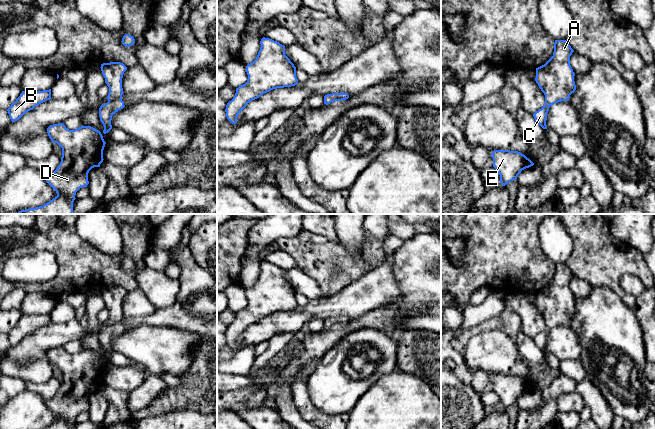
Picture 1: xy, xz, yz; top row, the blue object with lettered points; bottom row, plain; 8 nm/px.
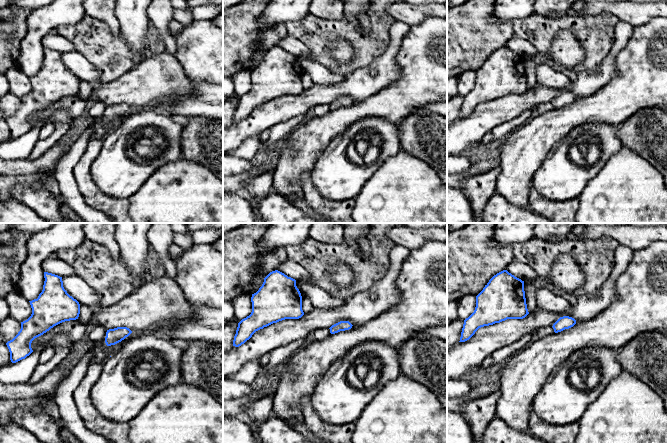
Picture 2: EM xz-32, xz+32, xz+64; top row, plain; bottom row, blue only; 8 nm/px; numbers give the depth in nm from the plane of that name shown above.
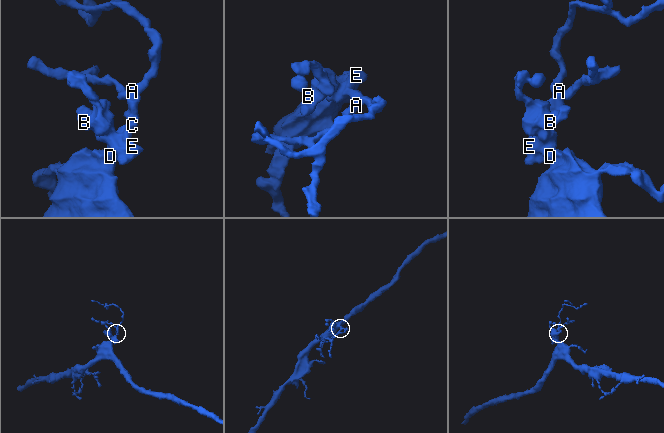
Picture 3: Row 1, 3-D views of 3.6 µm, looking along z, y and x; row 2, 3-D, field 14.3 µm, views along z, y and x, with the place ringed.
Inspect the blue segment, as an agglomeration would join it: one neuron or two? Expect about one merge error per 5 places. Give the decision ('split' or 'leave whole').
leave whole

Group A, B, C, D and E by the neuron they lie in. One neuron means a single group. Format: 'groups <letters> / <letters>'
groups A B C D E

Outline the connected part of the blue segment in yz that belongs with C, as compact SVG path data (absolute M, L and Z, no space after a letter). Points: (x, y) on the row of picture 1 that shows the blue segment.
M555 40L553 56L544 65L536 68L535 81L545 95L545 105L533 117L543 129L547 129L549 108L555 103L568 101L576 90L575 73L570 65L573 52L566 40Z

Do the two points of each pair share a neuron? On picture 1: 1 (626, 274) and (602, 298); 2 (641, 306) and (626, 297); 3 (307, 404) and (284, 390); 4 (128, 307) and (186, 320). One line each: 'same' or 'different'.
1: different
2: different
3: different
4: different

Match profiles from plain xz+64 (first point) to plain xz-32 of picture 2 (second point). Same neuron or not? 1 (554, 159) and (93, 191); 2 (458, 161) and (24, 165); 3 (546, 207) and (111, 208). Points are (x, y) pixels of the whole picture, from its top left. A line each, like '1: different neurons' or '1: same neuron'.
1: different neurons
2: same neuron
3: same neuron

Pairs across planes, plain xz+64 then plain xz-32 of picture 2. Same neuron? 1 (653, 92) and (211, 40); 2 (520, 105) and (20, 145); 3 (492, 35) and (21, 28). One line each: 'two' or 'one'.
1: one
2: two
3: one

